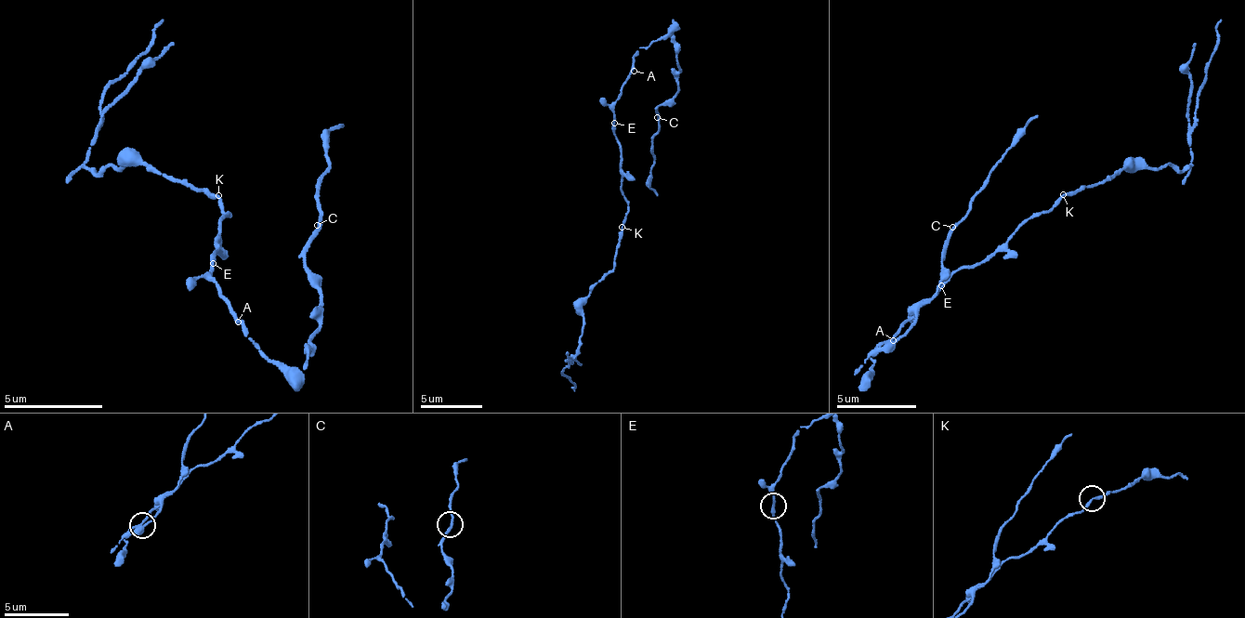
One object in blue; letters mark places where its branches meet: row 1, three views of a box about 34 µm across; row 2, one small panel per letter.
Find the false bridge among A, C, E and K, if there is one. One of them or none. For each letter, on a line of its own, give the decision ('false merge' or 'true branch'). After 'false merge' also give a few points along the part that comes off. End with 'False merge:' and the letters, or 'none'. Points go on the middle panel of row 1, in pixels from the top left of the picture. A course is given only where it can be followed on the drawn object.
A: true branch
C: true branch
E: true branch
K: false merge; course (622, 229), (615, 268), (582, 307), (582, 345), (573, 360), (560, 370), (575, 390)
False merge: K

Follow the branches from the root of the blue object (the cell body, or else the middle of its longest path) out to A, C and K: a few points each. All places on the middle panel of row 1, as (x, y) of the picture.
A: (615, 122), (614, 110), (626, 78), (634, 71)
C: (615, 122), (614, 110), (638, 51), (674, 27), (677, 91), (654, 110), (657, 117)
K: (615, 122), (612, 126), (627, 205), (622, 229)

